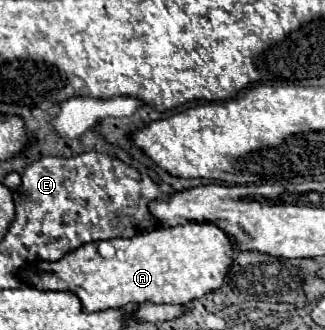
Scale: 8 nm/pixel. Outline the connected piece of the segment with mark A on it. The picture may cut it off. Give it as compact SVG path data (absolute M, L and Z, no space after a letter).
M186 223L176 227L160 227L152 233L142 233L132 239L112 239L116 255L104 259L98 253L98 243L88 243L68 253L56 263L40 263L38 267L28 267L24 271L24 281L42 291L72 291L80 297L84 311L104 311L126 305L140 305L144 301L152 303L190 303L204 297L210 291L222 287L234 259L238 255L236 243L212 223Z

